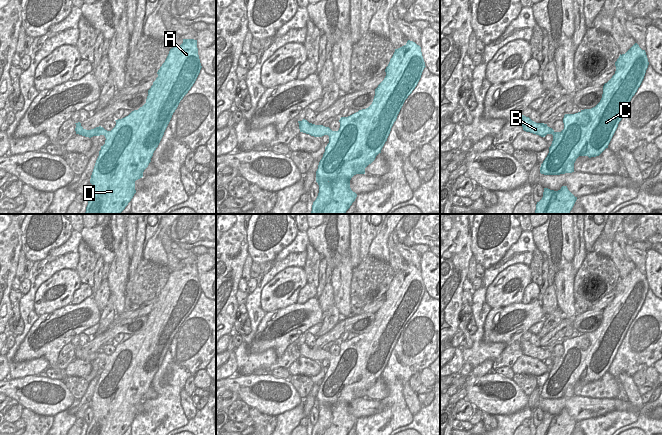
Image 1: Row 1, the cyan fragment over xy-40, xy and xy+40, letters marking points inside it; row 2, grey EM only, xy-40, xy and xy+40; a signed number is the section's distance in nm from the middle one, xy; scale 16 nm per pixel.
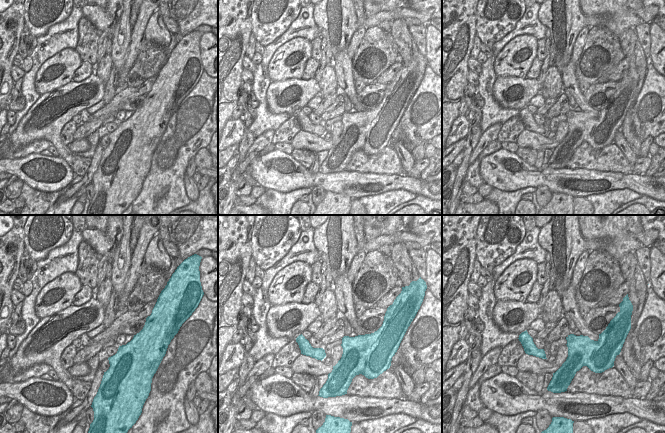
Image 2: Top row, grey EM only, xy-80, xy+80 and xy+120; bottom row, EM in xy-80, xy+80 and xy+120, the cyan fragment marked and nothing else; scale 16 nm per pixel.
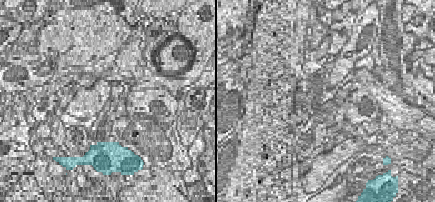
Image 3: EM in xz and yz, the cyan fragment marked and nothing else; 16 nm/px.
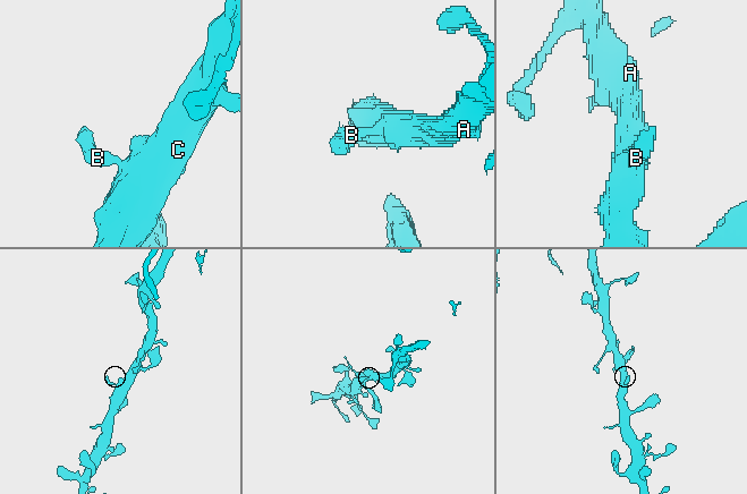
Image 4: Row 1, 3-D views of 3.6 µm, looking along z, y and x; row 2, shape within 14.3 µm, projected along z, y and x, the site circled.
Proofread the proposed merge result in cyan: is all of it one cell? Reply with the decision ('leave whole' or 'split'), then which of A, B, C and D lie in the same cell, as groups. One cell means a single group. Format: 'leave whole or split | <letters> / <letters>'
leave whole | A B C D

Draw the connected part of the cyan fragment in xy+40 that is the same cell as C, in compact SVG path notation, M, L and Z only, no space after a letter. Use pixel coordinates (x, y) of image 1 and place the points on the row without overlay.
M637 267L625 278L620 278L615 286L615 298L603 310L600 326L591 333L565 338L561 356L520 339L524 355L541 361L553 359L549 377L540 391L541 398L572 397L579 380L596 381L608 372L629 326L644 303L648 289L646 276Z

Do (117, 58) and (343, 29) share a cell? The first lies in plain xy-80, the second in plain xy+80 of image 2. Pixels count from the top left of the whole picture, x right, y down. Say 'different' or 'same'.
different

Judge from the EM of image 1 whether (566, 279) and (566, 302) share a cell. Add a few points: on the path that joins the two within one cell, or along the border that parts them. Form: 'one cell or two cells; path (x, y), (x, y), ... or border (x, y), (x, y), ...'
one cell; path (566, 285), (566, 296)

